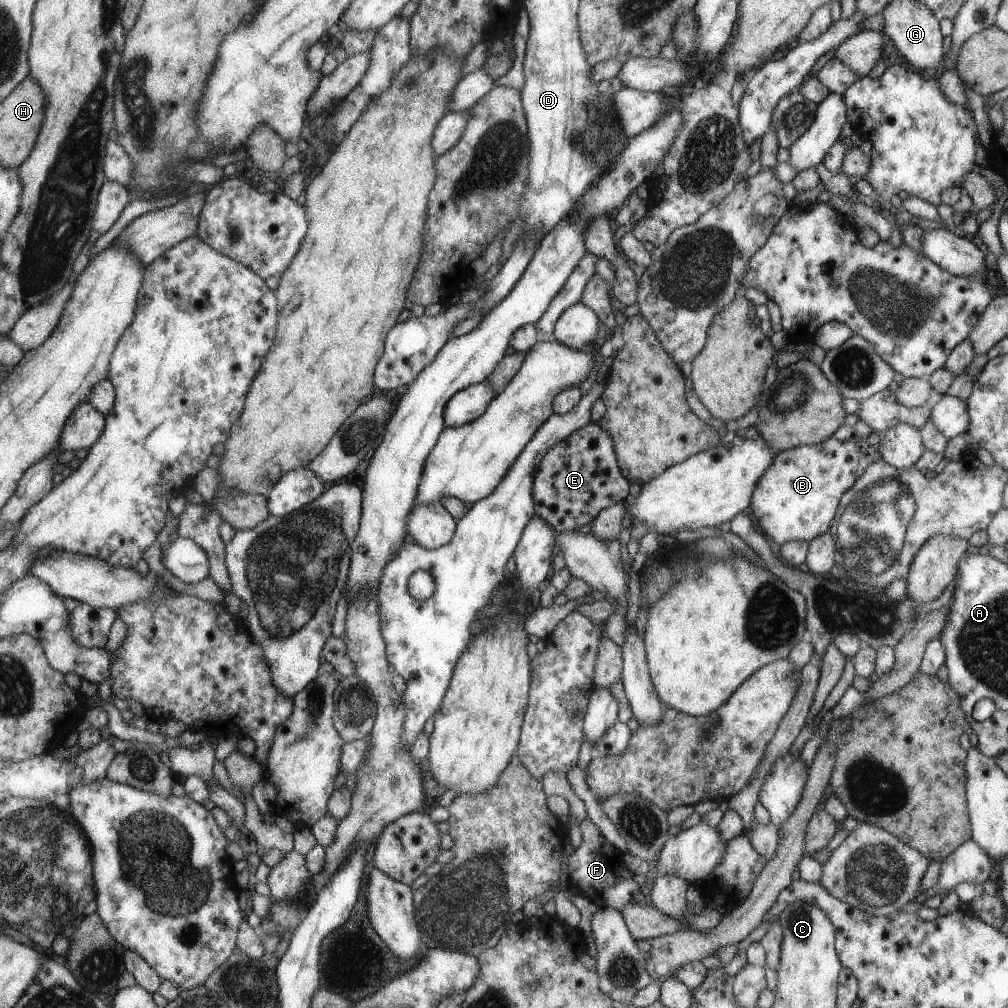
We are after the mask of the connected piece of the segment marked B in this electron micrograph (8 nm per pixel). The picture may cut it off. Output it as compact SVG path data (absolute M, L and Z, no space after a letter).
M859 419L853 426L843 424L820 443L775 453L773 462L758 478L758 482L754 484L754 492L750 496L749 506L753 511L753 518L759 522L759 528L763 530L763 534L776 544L782 545L787 541L808 543L824 533L837 514L839 499L854 486L854 482L862 472L874 460L880 458L881 450L878 446L881 443L881 434L882 432L874 431L866 422Z

